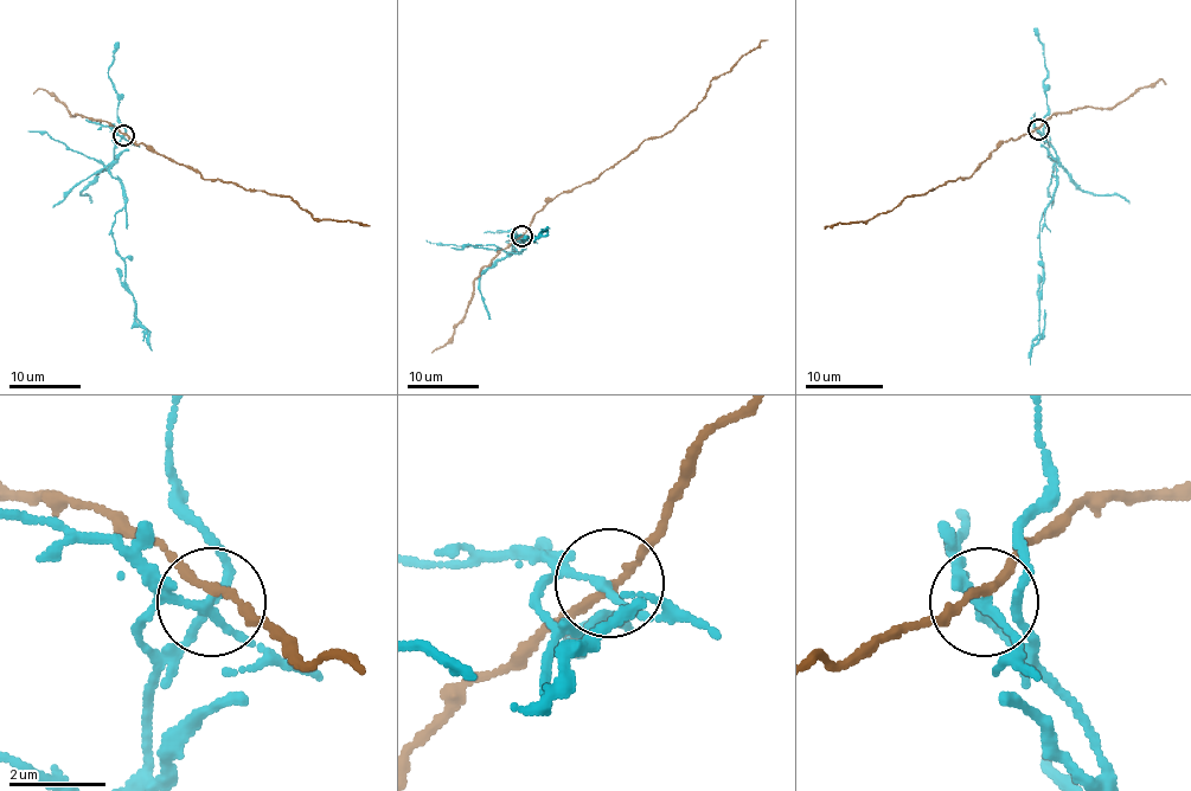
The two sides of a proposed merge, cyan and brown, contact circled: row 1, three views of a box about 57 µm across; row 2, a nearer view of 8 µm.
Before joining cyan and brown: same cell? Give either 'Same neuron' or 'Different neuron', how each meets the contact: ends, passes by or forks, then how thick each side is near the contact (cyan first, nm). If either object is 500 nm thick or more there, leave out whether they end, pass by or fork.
Different neuron. At the ring cyan forks. At the ring brown passes by. Thickness 130 nm (cyan) against 160 nm

